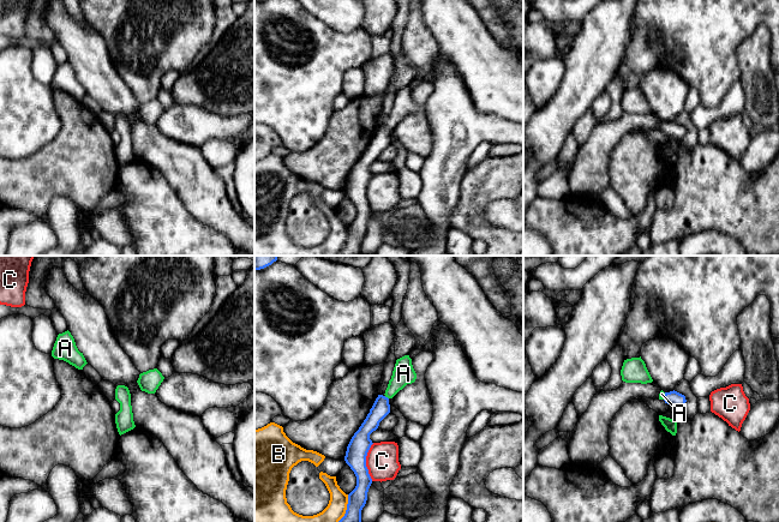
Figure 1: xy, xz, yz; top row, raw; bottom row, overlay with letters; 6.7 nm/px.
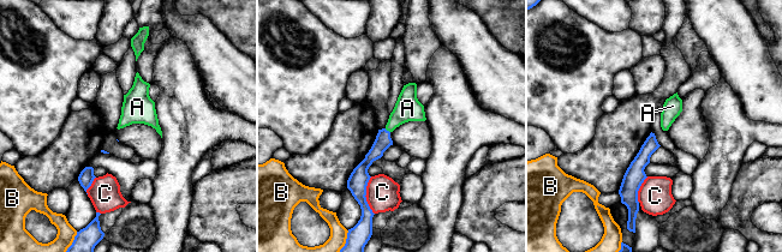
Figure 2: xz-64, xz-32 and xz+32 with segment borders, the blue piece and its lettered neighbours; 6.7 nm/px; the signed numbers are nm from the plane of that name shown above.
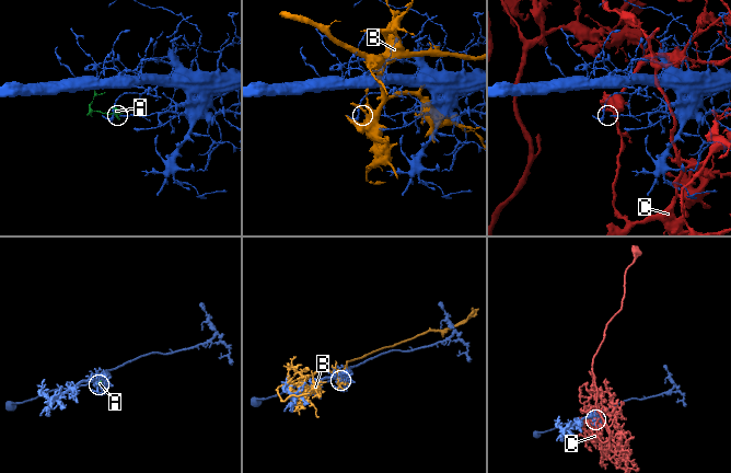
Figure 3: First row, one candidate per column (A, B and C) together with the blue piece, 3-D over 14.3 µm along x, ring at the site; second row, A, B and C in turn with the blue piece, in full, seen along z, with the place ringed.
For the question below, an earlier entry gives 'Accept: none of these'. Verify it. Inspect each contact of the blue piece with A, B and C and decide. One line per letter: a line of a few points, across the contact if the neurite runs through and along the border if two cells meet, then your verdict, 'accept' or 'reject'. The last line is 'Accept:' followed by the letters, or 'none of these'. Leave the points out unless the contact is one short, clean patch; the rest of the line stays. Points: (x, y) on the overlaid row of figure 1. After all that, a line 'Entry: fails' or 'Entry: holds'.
A: line xz (381, 408), (382, 402), (387, 397), (403, 373); accept
B: reject
C: reject
Accept: A
Entry: fails

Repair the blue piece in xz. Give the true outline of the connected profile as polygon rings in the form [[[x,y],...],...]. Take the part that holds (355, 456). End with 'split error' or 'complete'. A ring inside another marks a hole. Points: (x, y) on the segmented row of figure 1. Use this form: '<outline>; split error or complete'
[[[409,355],[397,359],[385,394],[378,395],[366,419],[352,437],[344,461],[356,476],[356,486],[348,494],[346,514],[338,522],[361,522],[361,510],[366,504],[367,492],[372,484],[366,467],[366,456],[373,444],[370,434],[378,428],[379,422],[390,413],[389,400],[407,384],[414,383],[415,379],[417,373]]]; split error

